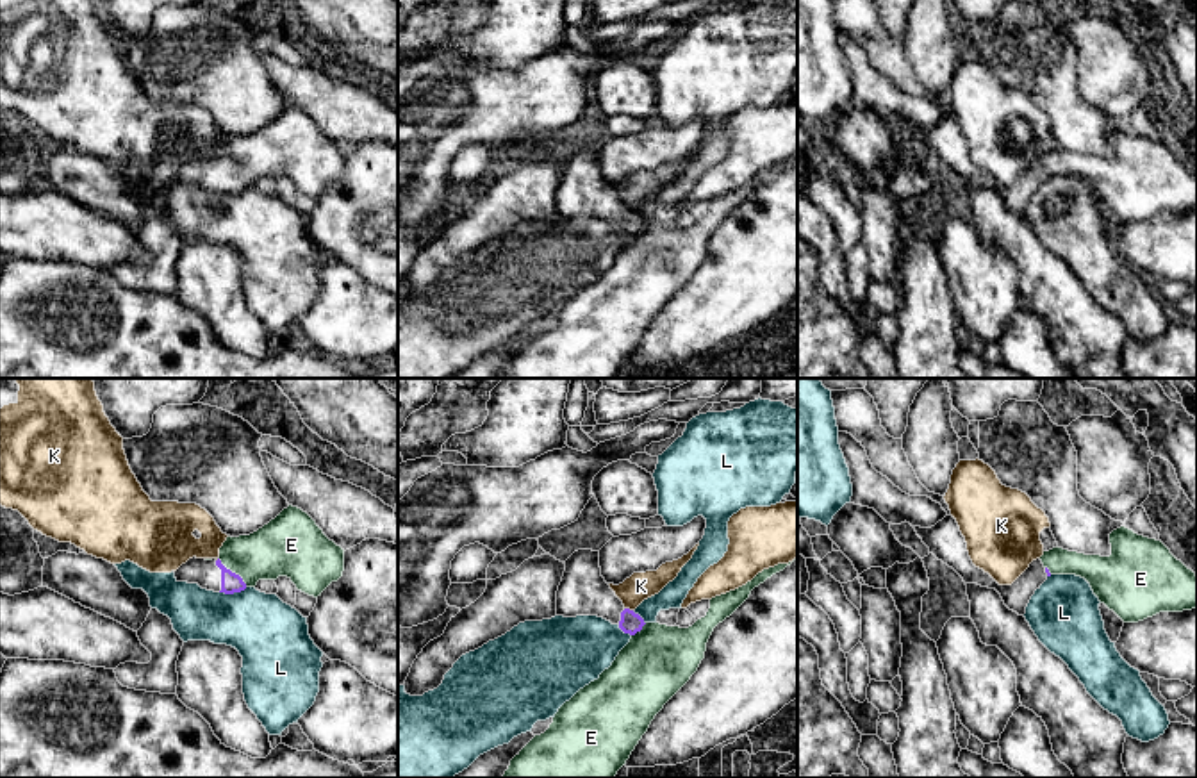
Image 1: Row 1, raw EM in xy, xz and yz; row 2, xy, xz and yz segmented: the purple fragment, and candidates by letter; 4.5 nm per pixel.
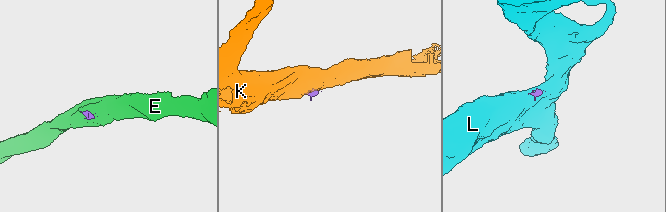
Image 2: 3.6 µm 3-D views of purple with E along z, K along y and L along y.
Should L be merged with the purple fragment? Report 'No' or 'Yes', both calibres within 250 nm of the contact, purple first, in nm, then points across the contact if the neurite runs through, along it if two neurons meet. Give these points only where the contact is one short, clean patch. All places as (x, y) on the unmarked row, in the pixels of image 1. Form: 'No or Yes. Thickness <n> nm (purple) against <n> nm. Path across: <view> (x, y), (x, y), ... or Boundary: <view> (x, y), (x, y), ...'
No. Thickness 90 nm (purple) against 320 nm

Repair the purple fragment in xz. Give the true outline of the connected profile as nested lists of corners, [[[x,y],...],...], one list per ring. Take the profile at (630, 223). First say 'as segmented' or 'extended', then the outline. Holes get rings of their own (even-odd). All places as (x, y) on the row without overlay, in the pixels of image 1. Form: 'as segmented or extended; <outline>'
extended; [[[578,150],[564,164],[565,171],[557,191],[557,216],[598,216],[617,225],[632,239],[612,266],[565,302],[549,328],[535,335],[510,360],[503,378],[614,378],[655,316],[698,271],[714,228],[730,218],[755,187],[792,162],[764,170],[746,186],[712,198],[706,216],[689,228],[646,223],[626,209],[601,177],[599,152]]]

